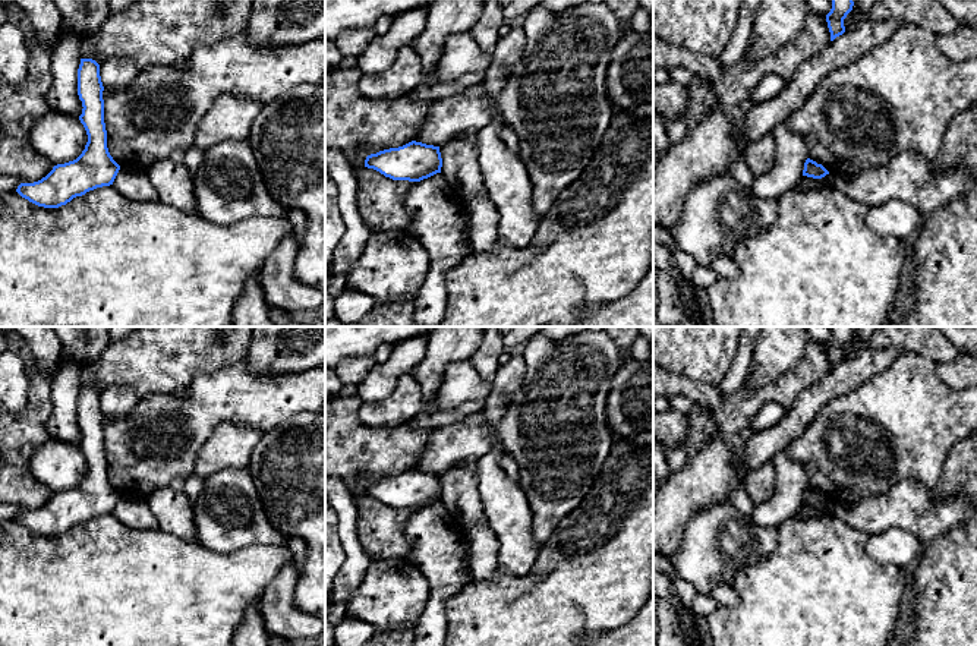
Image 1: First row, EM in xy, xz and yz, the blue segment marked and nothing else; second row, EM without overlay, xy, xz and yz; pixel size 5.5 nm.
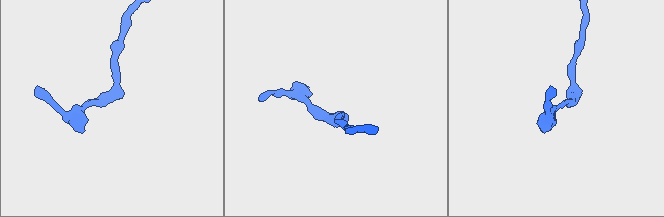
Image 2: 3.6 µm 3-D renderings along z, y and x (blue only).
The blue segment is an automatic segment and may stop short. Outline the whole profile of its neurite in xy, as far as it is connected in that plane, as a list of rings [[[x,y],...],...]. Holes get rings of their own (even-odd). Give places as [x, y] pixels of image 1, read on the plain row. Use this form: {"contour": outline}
{"contour": [[[81,387],[78,423],[83,435],[79,448],[88,463],[85,478],[76,488],[54,494],[41,508],[21,511],[16,520],[22,526],[38,535],[59,536],[89,519],[113,513],[120,494],[107,476],[103,419],[100,393]]]}

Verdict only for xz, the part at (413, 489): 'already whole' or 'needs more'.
already whole

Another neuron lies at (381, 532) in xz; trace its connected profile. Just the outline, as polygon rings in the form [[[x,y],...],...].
[[[368,495],[354,497],[357,536],[372,561],[407,558],[410,541],[406,524],[417,510],[393,508]]]

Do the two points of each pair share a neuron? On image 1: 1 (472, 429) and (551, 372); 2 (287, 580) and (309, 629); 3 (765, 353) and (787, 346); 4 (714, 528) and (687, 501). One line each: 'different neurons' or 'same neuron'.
1: same neuron
2: same neuron
3: same neuron
4: different neurons

